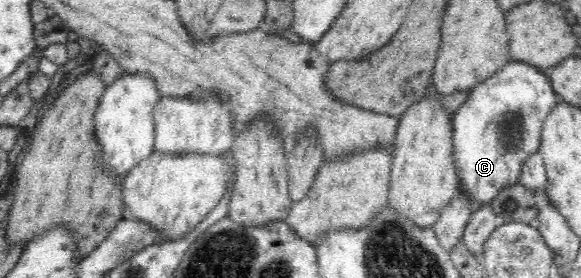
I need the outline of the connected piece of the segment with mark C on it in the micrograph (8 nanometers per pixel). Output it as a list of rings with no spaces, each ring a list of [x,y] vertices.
[[[513,60],[469,91],[466,103],[453,114],[453,158],[461,191],[465,191],[473,202],[473,211],[480,205],[489,204],[505,187],[520,183],[519,176],[525,160],[540,148],[544,121],[560,102],[560,97],[552,89],[550,79],[544,71],[531,64]]]

